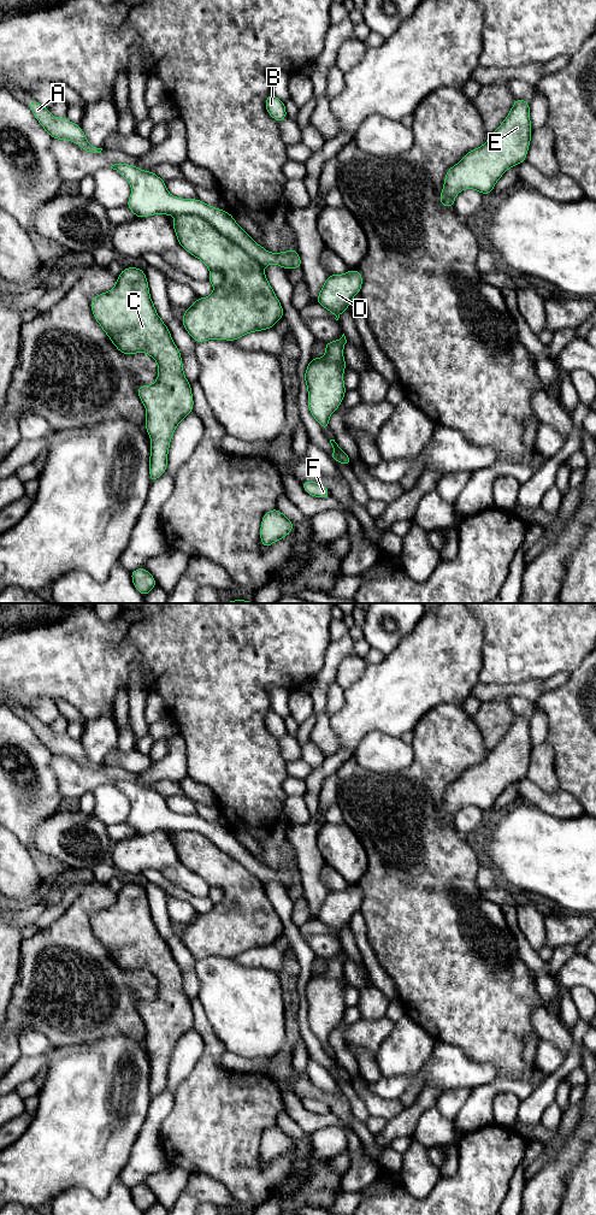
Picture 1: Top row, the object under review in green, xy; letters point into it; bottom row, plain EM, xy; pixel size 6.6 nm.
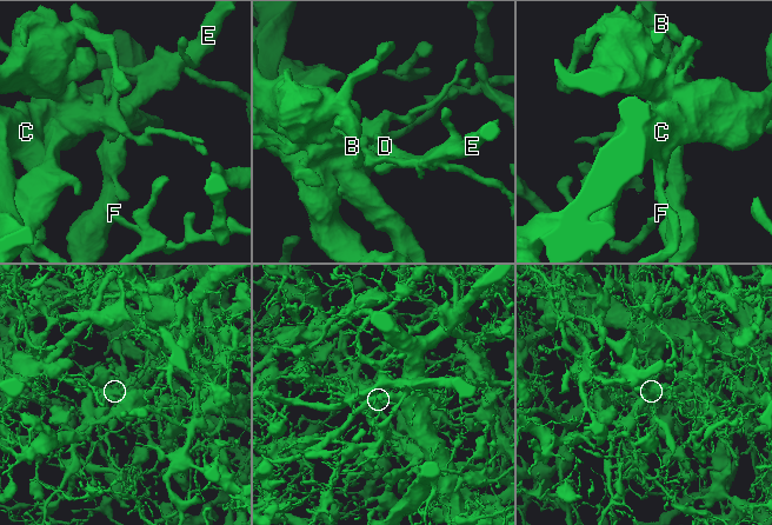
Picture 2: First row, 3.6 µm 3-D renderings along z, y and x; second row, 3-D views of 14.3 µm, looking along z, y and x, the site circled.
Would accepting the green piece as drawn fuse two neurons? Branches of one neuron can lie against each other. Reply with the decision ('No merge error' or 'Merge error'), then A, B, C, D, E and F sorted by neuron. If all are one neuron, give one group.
Merge error. Groups: A D E F / B C

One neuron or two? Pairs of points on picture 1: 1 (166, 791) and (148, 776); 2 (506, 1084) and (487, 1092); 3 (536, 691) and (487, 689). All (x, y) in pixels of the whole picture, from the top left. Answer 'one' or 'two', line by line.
1: two
2: one
3: one

